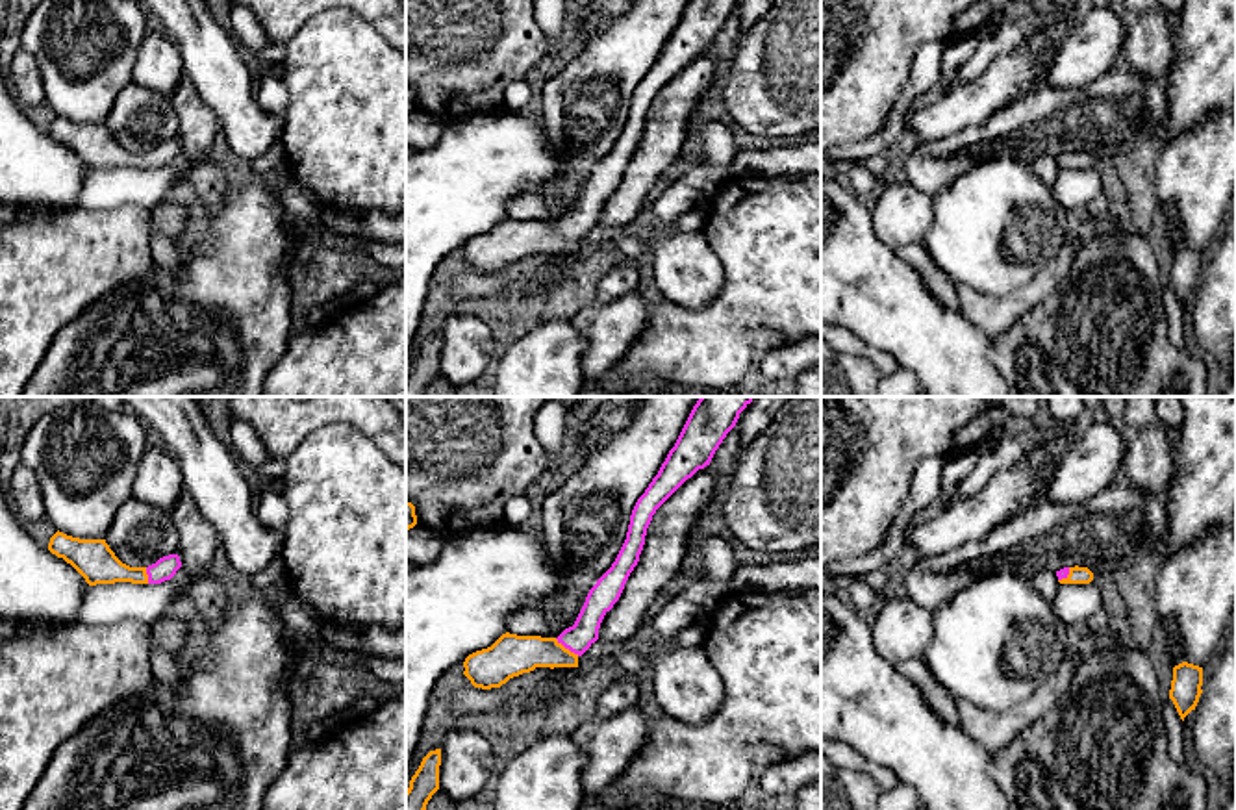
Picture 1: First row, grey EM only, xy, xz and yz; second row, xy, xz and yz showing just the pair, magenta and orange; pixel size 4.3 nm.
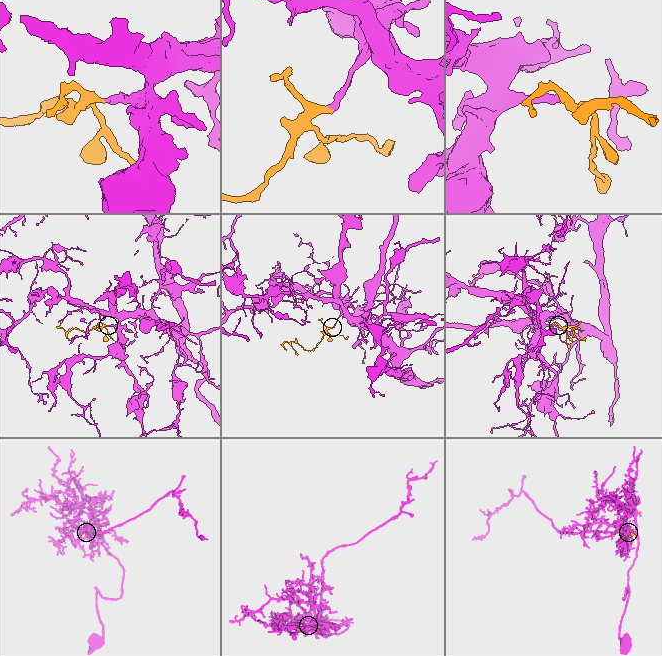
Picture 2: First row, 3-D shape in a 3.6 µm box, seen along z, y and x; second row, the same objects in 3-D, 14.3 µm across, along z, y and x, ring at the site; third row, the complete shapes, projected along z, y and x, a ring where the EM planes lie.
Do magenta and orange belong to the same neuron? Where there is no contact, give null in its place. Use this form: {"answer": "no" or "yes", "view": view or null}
{"answer": "yes", "view": "xz"}

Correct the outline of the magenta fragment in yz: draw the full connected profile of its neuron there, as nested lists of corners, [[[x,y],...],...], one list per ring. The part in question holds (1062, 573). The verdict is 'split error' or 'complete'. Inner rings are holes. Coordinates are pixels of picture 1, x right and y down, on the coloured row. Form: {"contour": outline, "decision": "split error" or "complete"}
{"contour": [[[1064,567],[1056,571],[1060,584],[1090,584],[1093,580],[1093,573],[1088,567]]], "decision": "split error"}

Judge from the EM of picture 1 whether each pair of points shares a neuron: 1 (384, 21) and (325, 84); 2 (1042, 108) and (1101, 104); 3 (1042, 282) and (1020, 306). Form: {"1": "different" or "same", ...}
{"1": "different", "2": "same", "3": "same"}

